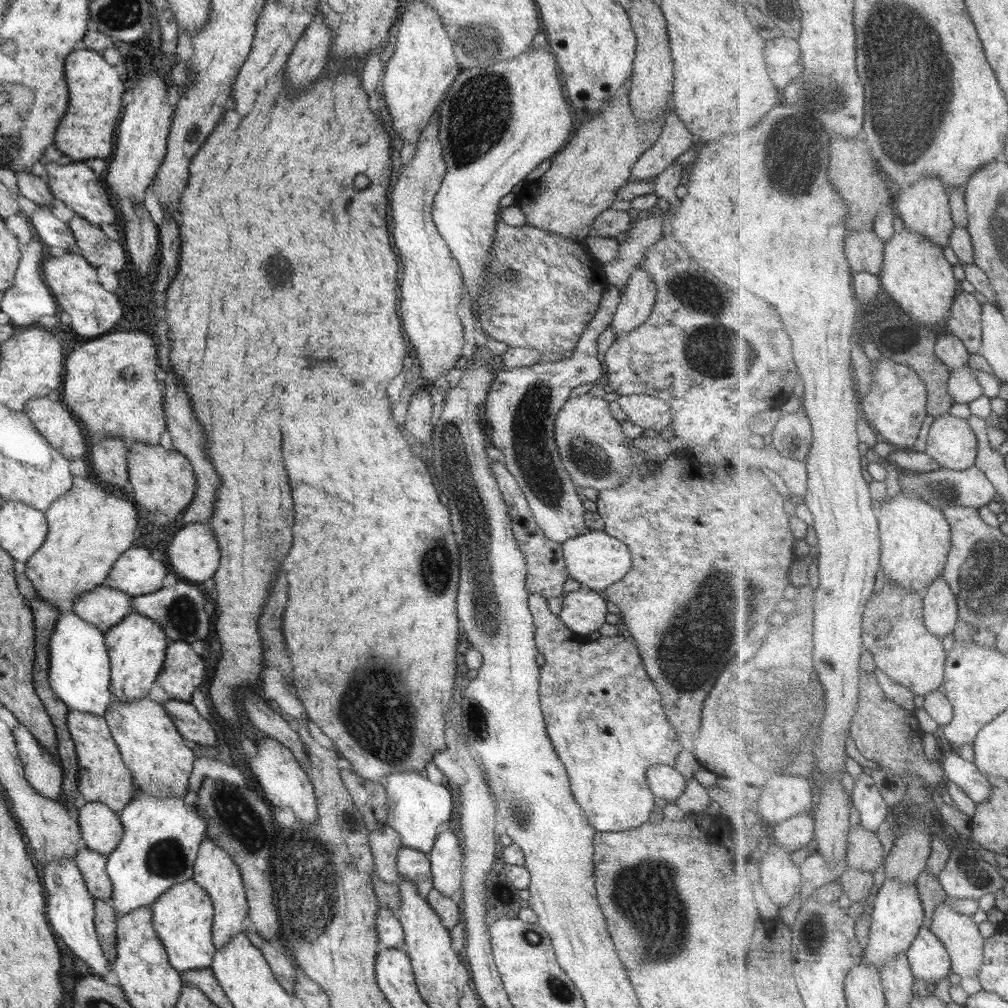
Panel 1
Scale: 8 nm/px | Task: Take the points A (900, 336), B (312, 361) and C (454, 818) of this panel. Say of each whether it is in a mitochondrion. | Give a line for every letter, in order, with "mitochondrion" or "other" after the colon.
A: mitochondrion
B: other
C: other

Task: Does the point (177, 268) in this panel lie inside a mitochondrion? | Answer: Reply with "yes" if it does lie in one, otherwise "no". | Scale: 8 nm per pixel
no

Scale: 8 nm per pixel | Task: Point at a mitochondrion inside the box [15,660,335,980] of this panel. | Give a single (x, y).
(240, 824)

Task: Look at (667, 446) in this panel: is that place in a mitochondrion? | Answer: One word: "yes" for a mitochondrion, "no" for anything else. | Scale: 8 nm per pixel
no

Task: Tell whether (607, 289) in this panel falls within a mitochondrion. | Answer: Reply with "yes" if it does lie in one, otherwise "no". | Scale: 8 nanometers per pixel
no

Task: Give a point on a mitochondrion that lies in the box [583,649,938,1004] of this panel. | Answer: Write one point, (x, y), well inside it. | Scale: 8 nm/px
(646, 890)

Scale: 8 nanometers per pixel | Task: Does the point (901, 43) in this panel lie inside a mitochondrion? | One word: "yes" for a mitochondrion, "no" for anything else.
yes

